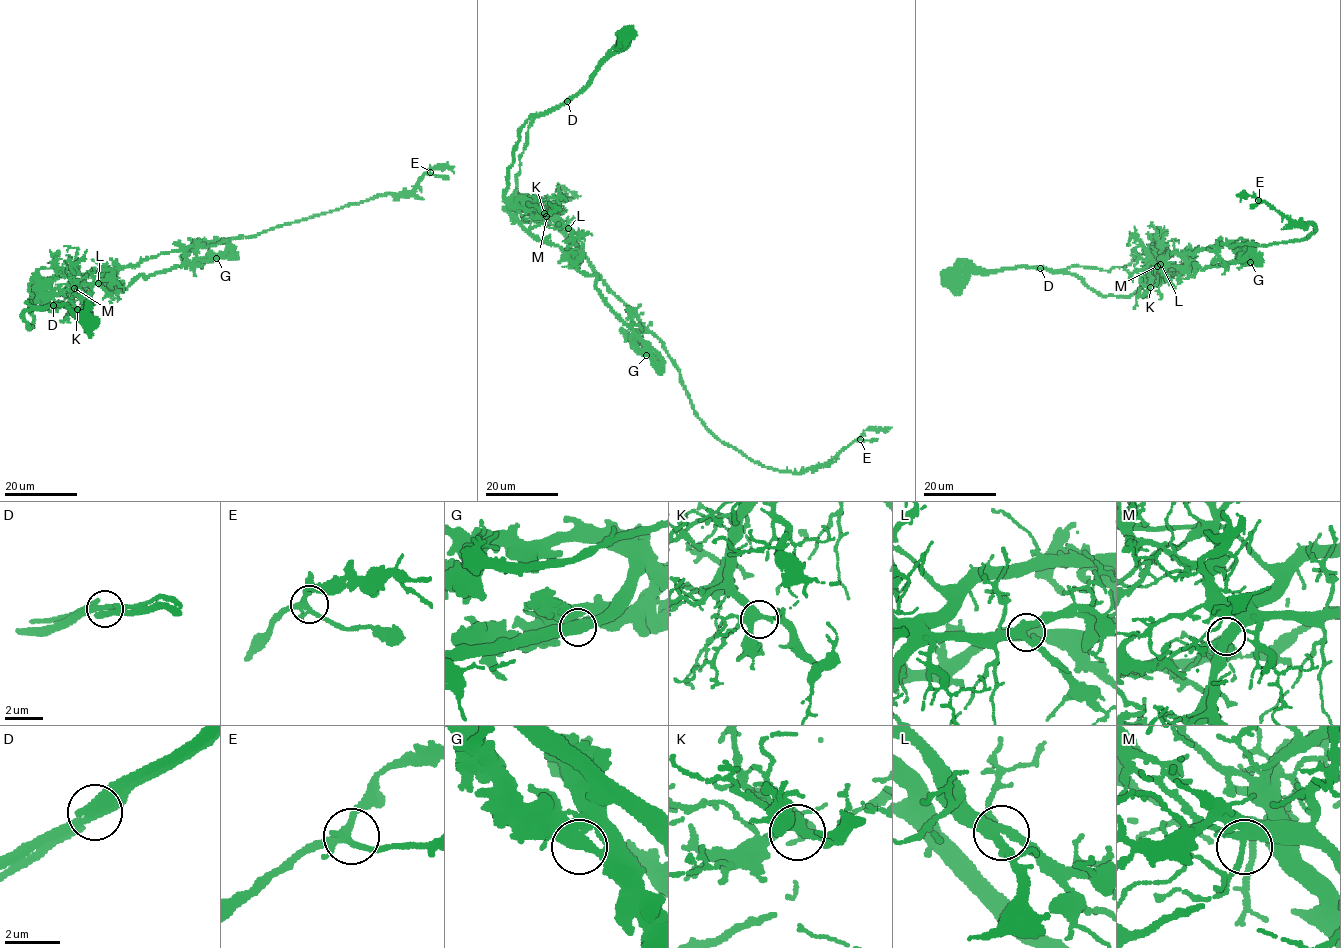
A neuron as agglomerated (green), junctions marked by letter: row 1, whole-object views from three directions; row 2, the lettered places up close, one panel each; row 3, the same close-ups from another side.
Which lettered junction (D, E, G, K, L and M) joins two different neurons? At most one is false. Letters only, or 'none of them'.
D

